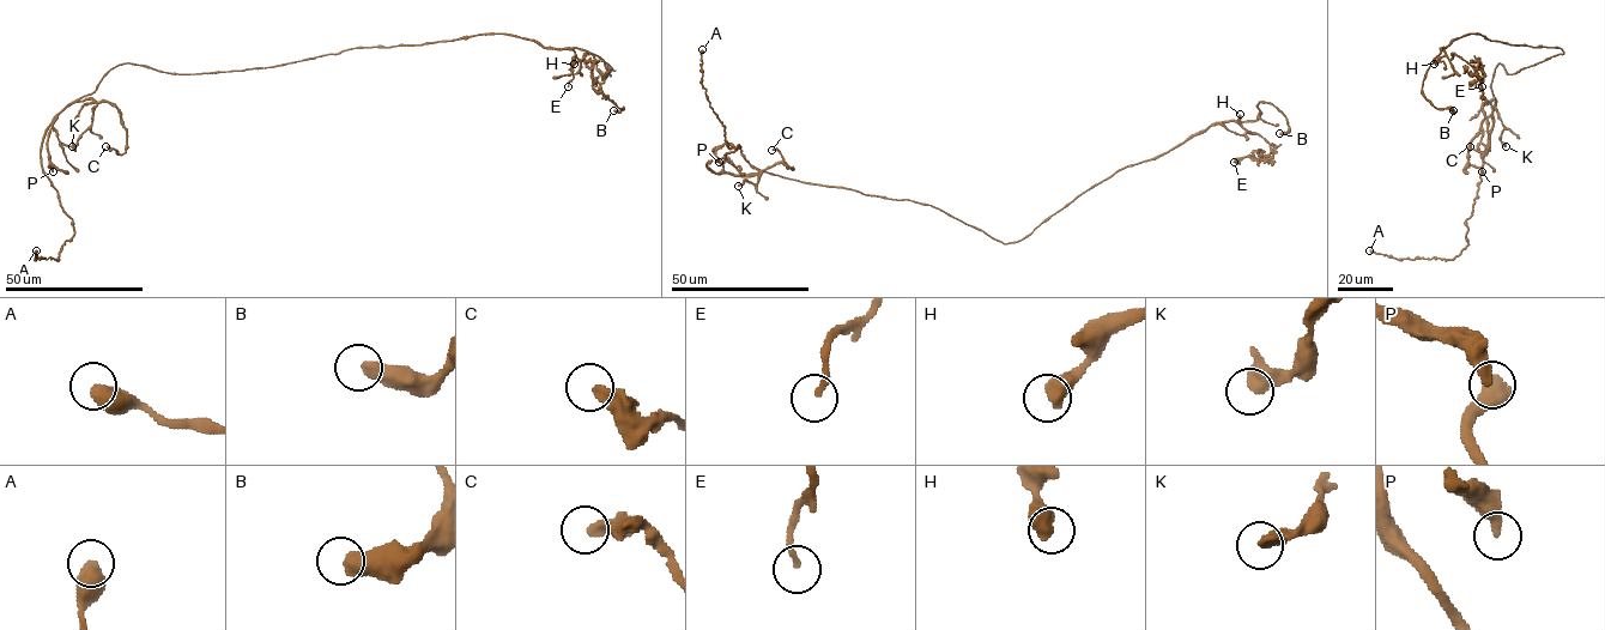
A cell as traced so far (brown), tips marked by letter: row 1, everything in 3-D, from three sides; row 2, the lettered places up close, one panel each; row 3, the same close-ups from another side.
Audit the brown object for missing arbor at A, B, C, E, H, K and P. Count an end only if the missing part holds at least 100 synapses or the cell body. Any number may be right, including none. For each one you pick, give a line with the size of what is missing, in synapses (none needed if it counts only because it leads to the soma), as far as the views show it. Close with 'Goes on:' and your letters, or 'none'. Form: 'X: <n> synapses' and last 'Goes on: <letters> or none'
Goes on: none

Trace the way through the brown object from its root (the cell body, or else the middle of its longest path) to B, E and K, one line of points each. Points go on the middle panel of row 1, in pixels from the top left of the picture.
B: (927, 204), (1010, 243), (1125, 168), (1212, 125), (1255, 121), (1260, 102), (1285, 117), (1289, 129), (1279, 133)
E: (927, 204), (1010, 243), (1121, 169), (1154, 159), (1212, 125), (1236, 121), (1259, 134), (1273, 155), (1234, 162)
K: (927, 204), (866, 195), (765, 171), (745, 176), (762, 171), (756, 183), (744, 181), (738, 186)

